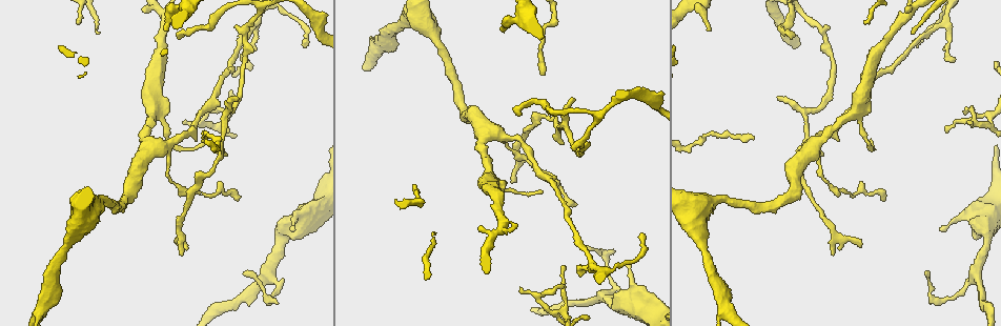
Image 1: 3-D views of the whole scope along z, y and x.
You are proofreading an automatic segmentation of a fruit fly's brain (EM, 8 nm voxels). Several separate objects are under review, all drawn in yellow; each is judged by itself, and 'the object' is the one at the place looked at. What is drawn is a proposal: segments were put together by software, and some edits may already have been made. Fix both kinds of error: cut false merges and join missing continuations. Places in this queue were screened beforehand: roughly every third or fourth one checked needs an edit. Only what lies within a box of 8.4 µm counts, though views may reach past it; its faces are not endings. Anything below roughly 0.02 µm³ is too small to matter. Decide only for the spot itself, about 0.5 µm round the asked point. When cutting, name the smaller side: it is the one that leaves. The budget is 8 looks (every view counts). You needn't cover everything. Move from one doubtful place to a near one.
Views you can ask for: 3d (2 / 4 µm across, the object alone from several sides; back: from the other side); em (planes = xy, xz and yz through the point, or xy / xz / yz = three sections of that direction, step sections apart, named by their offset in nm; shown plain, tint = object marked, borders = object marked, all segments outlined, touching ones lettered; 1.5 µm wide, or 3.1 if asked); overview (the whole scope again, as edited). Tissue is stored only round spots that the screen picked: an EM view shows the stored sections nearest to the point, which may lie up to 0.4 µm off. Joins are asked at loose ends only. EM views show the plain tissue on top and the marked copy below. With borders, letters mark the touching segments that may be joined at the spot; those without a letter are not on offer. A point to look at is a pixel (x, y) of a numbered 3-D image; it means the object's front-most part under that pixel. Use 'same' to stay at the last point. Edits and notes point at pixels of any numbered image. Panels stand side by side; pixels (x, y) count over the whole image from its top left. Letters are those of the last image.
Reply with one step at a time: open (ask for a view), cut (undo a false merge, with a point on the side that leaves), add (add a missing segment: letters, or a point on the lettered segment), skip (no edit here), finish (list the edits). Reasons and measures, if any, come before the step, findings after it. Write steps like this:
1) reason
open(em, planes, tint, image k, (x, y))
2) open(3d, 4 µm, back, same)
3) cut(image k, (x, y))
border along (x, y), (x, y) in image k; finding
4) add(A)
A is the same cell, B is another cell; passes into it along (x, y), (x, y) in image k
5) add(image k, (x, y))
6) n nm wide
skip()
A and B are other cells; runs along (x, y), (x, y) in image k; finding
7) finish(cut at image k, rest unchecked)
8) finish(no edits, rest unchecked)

branch stops here
open(em, planes, borders, image 1, (302, 43))

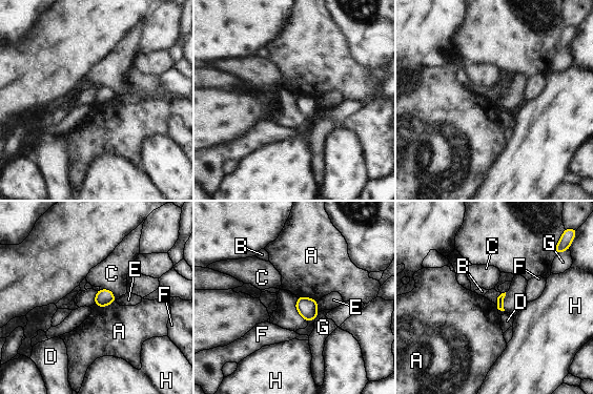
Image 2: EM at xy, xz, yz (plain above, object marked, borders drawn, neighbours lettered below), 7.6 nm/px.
A touches over 170 nm
skip()
A, B, C, D, E, F, G and H are other cells; no lettered segment goes on from it

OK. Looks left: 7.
branch stops here
open(em, yz, step 8, tint, image 1, (579, 275))

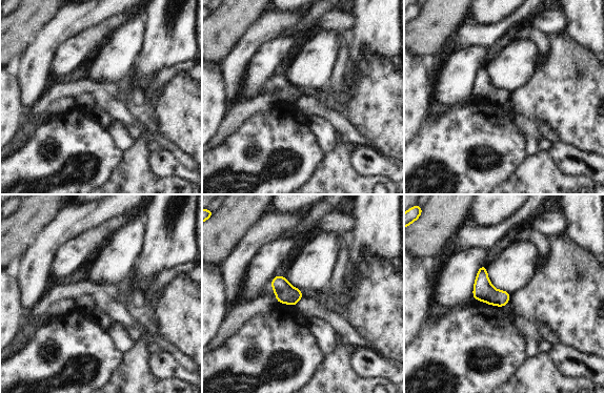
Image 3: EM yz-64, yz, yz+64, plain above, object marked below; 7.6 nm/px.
another direction
open(em, planes, borders, same)

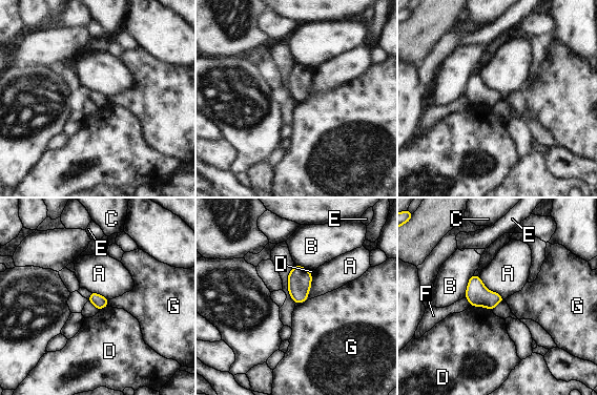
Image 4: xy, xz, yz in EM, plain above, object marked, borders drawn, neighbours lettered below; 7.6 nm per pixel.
skip()
A, B, C, D, E, F and G are other cells; border along (312, 274), (307, 298), (295, 304) in image 4; no lettered segment goes on from it

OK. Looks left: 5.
free end
open(em, planes, borders, image 1, (294, 230))

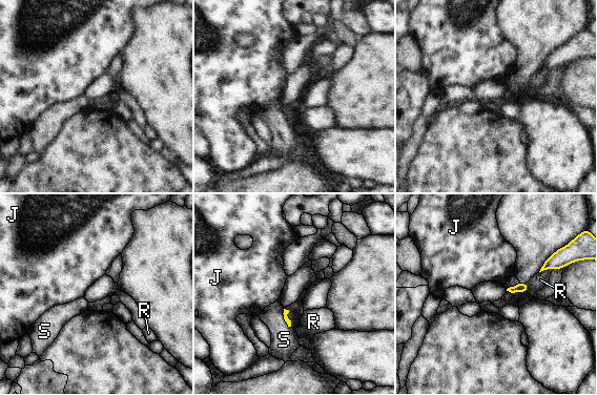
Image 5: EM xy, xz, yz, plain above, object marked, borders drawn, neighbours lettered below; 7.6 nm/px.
skip()
J, R and S are other cells; border along (553, 268), (539, 272) in image 5; no lettered segment goes on from it

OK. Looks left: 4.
finish(no edits, rest unchecked)

